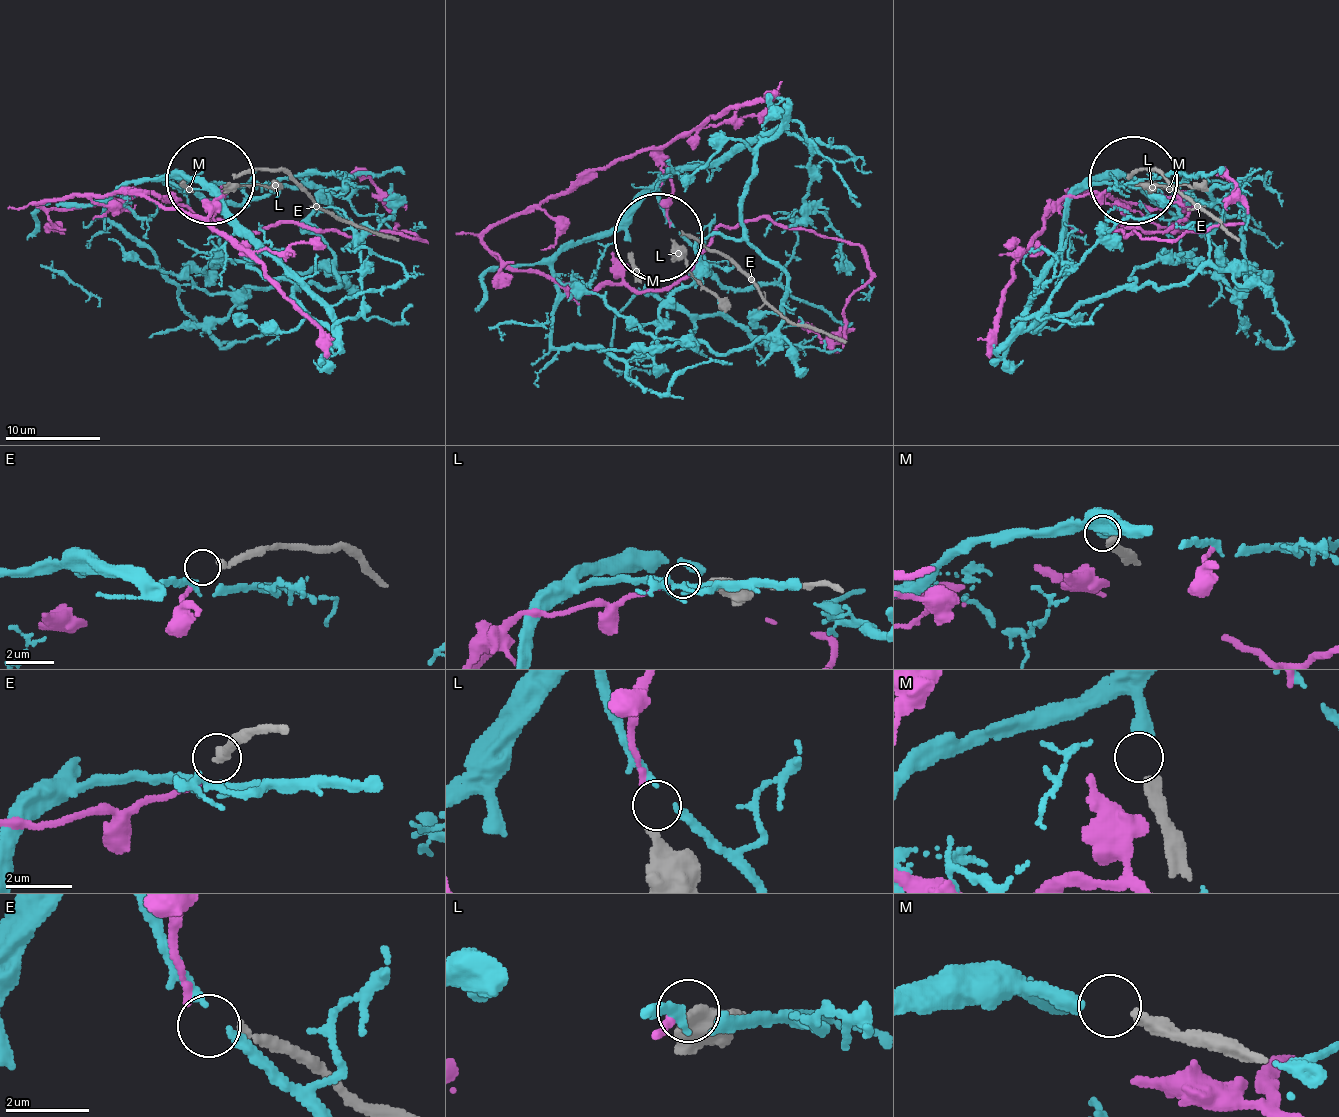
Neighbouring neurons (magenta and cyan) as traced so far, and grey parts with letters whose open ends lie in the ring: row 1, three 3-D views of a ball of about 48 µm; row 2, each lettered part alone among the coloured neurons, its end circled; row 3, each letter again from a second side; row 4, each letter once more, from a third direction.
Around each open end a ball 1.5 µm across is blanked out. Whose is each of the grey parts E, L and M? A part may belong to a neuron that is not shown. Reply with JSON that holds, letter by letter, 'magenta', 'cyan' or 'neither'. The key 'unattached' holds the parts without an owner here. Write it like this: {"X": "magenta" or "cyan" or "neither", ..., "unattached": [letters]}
{"E": "neither", "L": "magenta", "M": "cyan", "unattached": ["E"]}

